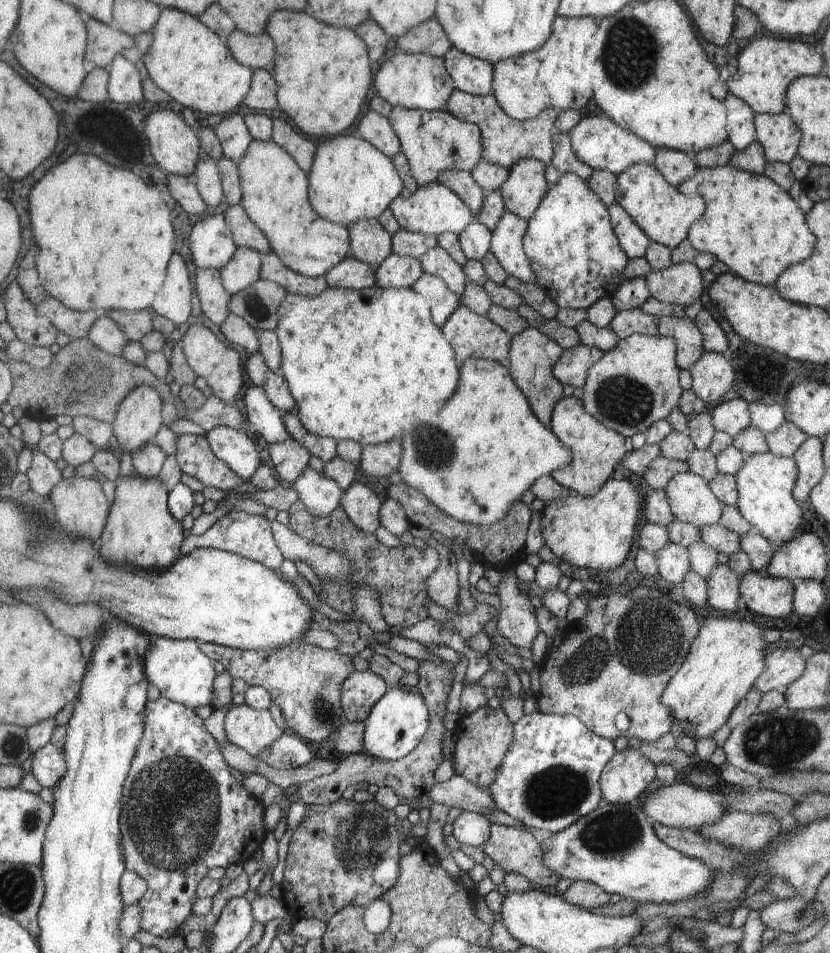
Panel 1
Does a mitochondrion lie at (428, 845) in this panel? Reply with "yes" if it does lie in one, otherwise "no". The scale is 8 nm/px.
no

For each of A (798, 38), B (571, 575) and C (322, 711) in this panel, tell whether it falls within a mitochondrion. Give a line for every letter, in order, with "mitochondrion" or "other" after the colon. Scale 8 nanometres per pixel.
A: other
B: other
C: mitochondrion

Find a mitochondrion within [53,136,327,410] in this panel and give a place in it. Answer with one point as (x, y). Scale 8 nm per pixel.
(102, 380)

